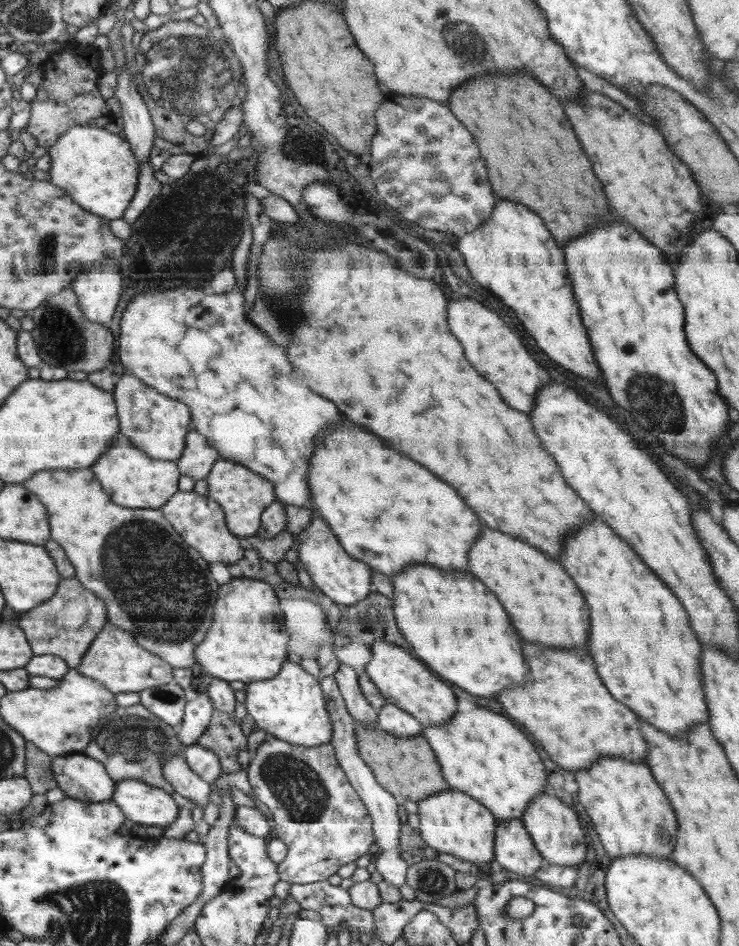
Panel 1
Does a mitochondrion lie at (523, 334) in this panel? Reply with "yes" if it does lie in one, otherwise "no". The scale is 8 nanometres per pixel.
no

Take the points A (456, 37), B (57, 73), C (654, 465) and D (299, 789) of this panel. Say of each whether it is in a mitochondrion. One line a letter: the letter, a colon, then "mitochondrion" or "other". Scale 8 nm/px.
A: mitochondrion
B: other
C: other
D: mitochondrion

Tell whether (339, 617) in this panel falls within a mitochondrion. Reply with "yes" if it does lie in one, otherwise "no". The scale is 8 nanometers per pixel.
yes

